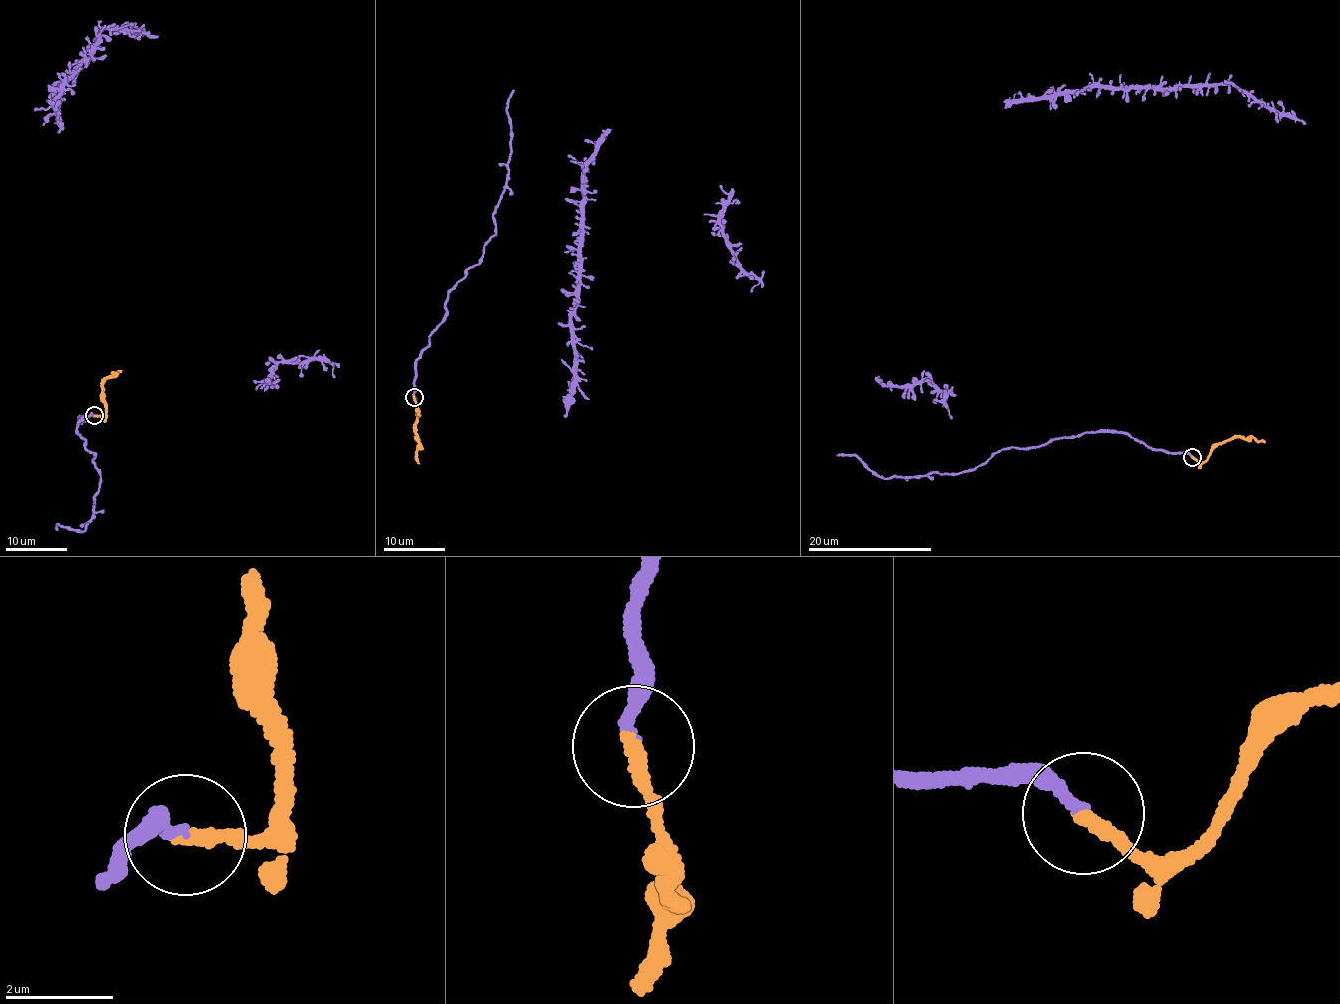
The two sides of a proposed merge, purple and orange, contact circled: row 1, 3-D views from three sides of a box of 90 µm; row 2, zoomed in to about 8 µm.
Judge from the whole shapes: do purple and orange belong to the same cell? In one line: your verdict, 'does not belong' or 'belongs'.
belongs

